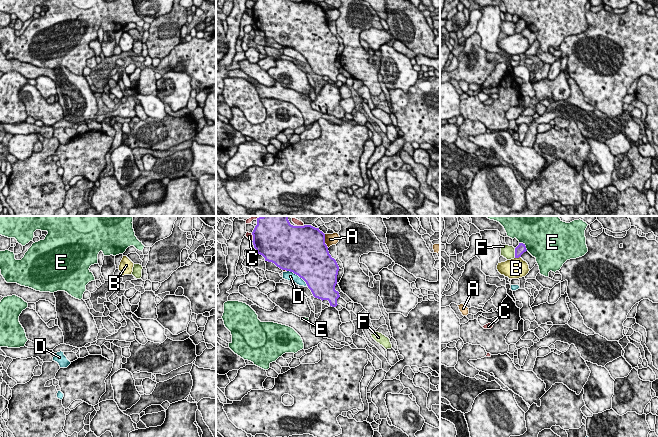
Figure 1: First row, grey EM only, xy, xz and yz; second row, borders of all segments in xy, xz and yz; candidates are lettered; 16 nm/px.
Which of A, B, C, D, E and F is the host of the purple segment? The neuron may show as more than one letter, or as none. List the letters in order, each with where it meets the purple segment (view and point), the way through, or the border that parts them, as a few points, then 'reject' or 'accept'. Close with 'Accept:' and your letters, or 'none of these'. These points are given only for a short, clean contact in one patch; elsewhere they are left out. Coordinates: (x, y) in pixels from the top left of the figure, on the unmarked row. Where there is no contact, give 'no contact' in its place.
A: xz (324, 17) | reject
B: yz (517, 33) | reject
C: xz (253, 13) | reject
D: xz (298, 51) | reject
E: yz (524, 21) | reject
F: yz (515, 29) | along yz (514, 24), (515, 33) | reject
Accept: none of these

